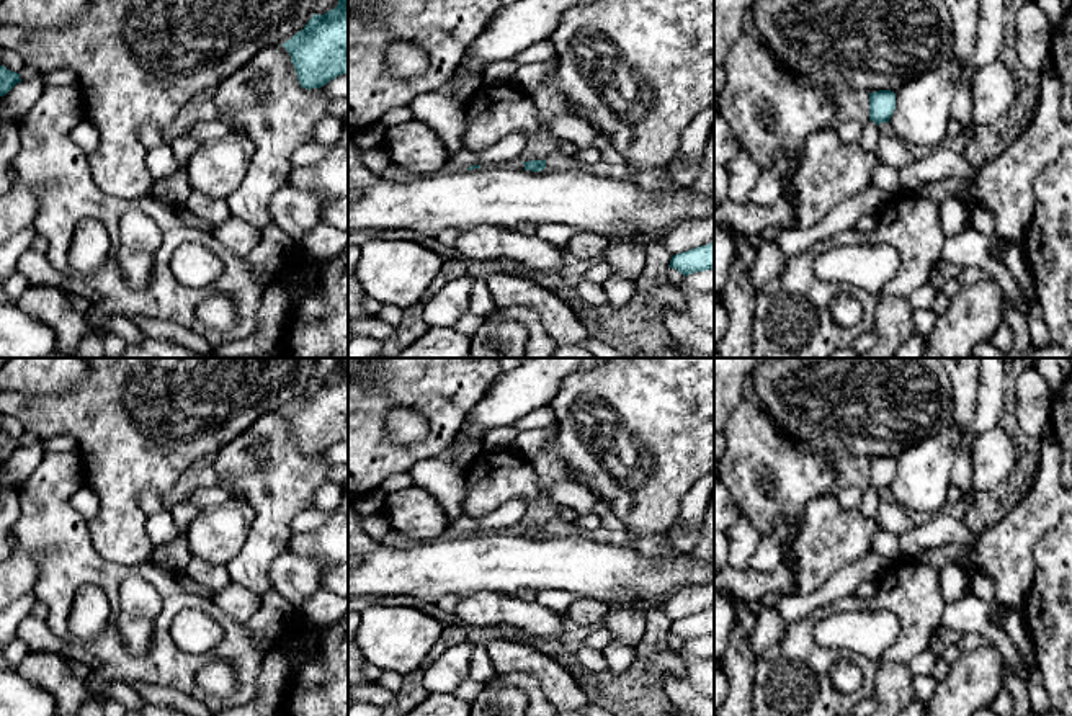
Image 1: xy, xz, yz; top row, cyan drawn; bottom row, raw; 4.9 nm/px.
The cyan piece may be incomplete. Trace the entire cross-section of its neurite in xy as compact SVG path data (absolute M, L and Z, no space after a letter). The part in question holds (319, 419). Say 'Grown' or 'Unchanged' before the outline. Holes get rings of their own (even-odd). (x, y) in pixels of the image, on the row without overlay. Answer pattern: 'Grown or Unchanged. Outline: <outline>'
Unchanged. Outline: M348 358L325 381L315 381L289 407L281 410L291 422L302 454L320 454L348 438Z

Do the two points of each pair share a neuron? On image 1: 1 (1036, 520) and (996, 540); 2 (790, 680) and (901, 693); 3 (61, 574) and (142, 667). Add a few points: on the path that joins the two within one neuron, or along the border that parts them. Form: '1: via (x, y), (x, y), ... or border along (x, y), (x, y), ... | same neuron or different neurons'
1: via (1027, 522), (1005, 540) | same neuron
2: border along (901, 662), (883, 661), (879, 664), (871, 695) | different neurons
3: via (107, 574), (149, 572), (167, 590), (164, 622) | same neuron

